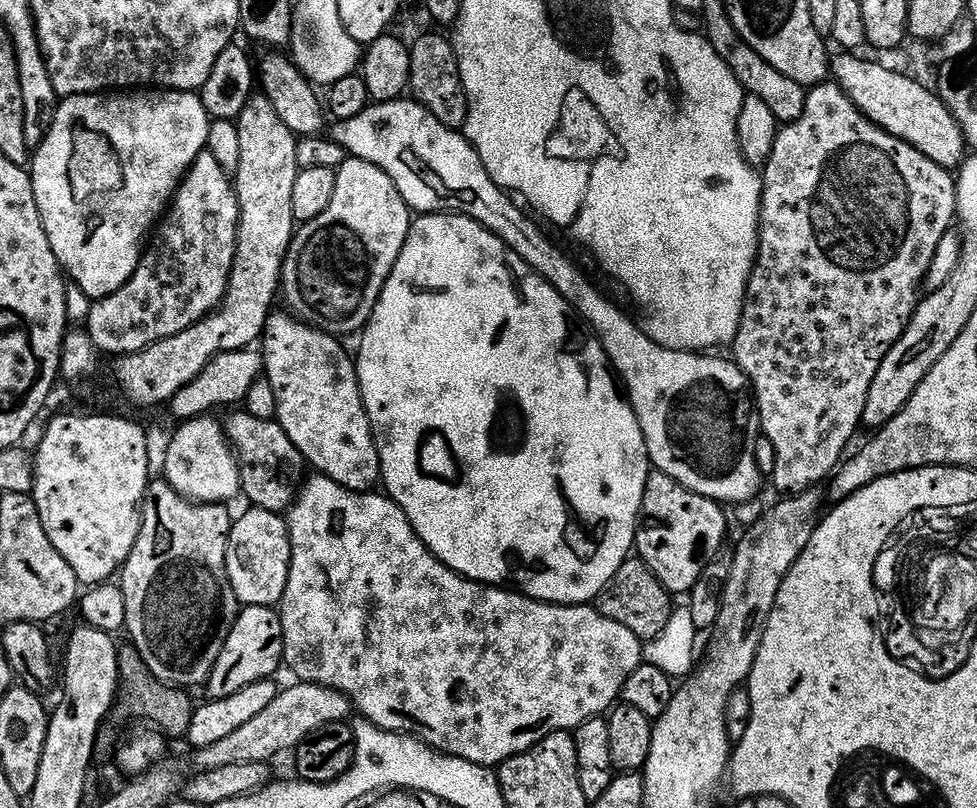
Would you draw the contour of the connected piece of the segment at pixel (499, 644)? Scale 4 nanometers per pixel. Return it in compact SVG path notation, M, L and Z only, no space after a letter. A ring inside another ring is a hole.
M316 474L313 475L313 477L313 480L305 486L304 492L302 488L302 491L296 496L295 503L292 504L286 516L291 531L291 568L288 571L288 579L292 582L292 588L286 586L284 590L284 596L287 599L287 609L282 613L282 616L286 621L287 627L290 629L286 638L295 640L296 652L308 652L308 656L304 656L304 668L308 668L308 672L312 672L312 676L316 676L316 684L334 688L346 694L354 705L355 711L357 713L360 711L370 723L377 724L380 728L389 728L389 730L392 731L389 733L392 734L412 734L415 728L424 728L424 736L422 736L423 743L439 750L441 753L457 756L458 758L469 760L475 764L499 766L512 756L531 752L531 750L535 749L537 746L543 745L548 736L552 736L557 732L571 733L588 720L603 717L605 715L604 711L606 711L608 707L611 709L613 705L621 699L624 691L624 683L639 670L646 656L645 645L642 643L640 637L634 634L634 630L630 630L626 626L622 626L622 622L618 622L614 618L604 615L603 611L596 606L589 606L588 604L545 604L543 600L531 600L530 597L521 594L519 591L509 590L504 586L489 586L486 584L479 584L476 580L468 580L466 577L456 573L453 568L446 567L445 564L424 545L423 541L420 540L420 536L414 530L414 526L409 522L407 514L405 514L405 512L403 512L403 510L401 510L401 508L387 495L381 494L381 496L376 496L377 494L350 492L340 484L335 484L335 482L328 479L328 477L323 474Z

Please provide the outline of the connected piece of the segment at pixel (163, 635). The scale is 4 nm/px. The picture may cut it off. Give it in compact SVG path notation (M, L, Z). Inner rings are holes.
M160 478L153 479L148 485L148 494L144 497L144 505L141 508L138 542L134 542L134 550L130 550L130 558L119 573L118 583L124 589L124 597L126 598L126 614L128 615L126 632L132 635L131 643L140 652L141 658L144 659L144 665L148 667L153 678L161 680L164 684L185 690L191 689L191 684L203 685L209 674L212 673L212 668L216 664L216 656L224 644L224 637L227 636L229 628L238 615L238 603L228 578L226 566L227 538L234 521L233 514L228 513L228 510L230 510L228 504L198 504L194 500L187 500L186 497L179 496L168 483Z

